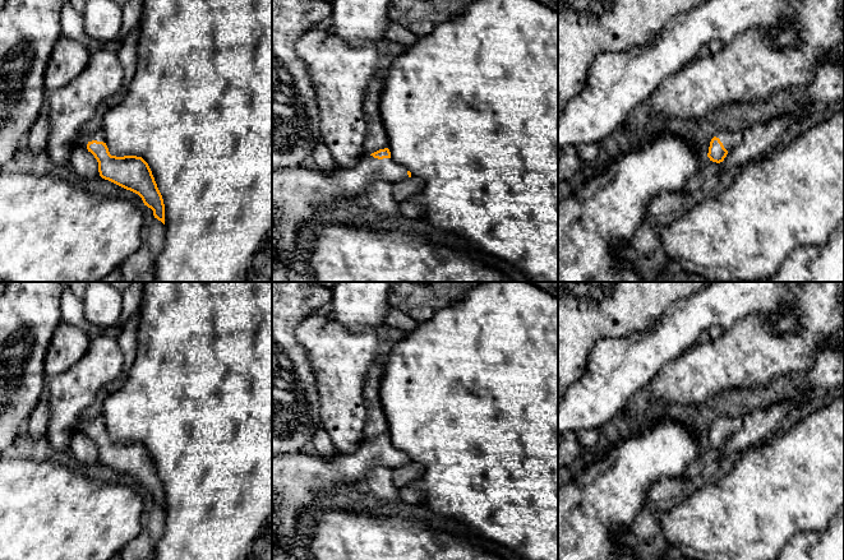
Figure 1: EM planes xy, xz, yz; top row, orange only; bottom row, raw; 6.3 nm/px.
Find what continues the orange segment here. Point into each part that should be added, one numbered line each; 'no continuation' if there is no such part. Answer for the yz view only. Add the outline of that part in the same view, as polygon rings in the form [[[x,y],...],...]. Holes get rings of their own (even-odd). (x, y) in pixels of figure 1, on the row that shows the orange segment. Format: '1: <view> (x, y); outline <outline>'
1: yz (730, 139); outline [[[721,130],[715,134],[724,148],[730,152],[743,142],[743,130]]]

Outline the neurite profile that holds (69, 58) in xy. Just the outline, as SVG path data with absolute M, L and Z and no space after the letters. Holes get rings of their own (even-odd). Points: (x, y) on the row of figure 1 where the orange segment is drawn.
M61 36L56 42L45 75L46 92L60 89L75 79L87 66L91 51L86 43Z

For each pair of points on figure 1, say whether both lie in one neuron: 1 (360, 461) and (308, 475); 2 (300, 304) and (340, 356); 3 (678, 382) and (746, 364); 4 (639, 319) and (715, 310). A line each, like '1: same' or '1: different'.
1: same
2: different
3: same
4: different

